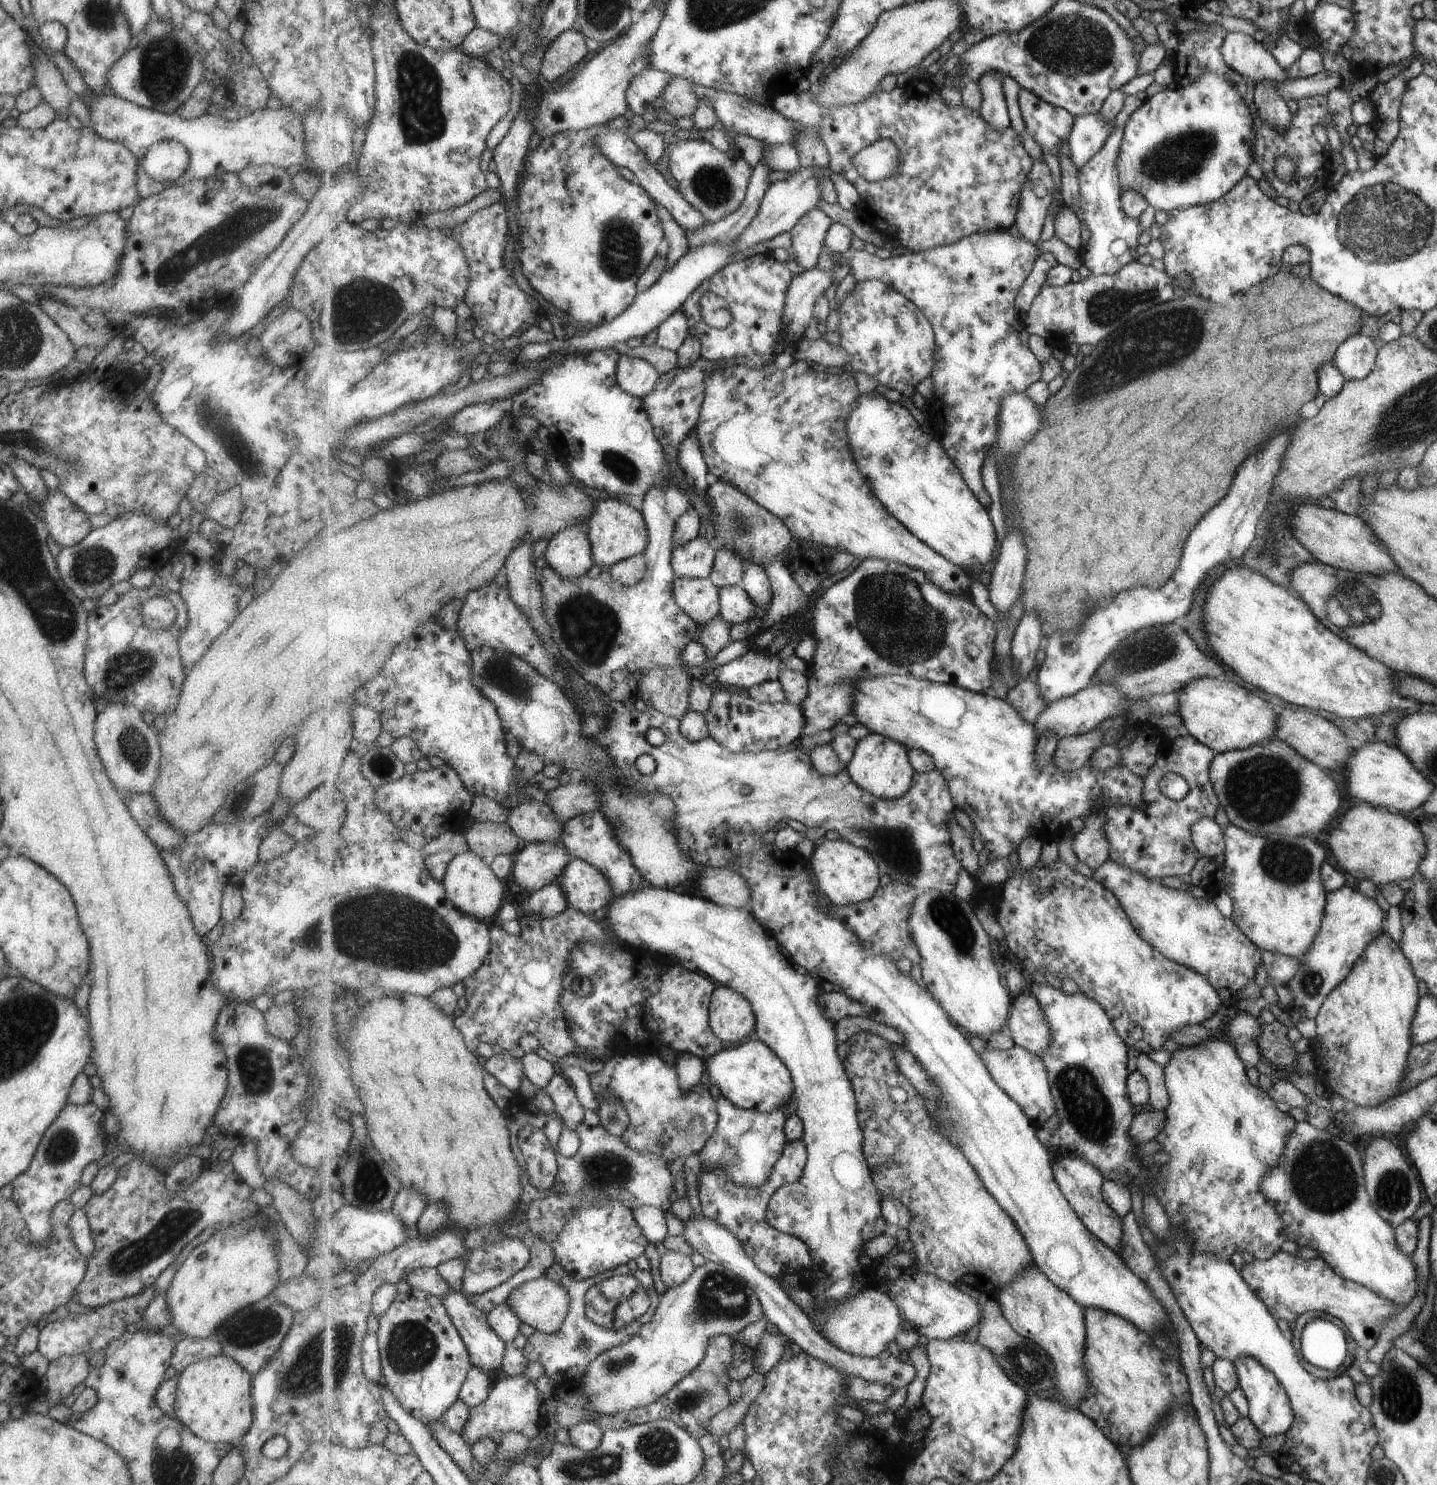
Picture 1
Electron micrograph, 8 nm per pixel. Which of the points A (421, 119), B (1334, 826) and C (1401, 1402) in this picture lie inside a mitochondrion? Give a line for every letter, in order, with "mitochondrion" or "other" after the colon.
A: mitochondrion
B: other
C: mitochondrion

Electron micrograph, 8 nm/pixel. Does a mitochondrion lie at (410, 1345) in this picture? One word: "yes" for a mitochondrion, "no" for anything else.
yes

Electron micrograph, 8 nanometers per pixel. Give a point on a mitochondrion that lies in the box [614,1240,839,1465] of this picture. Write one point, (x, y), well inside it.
(720, 1295)

